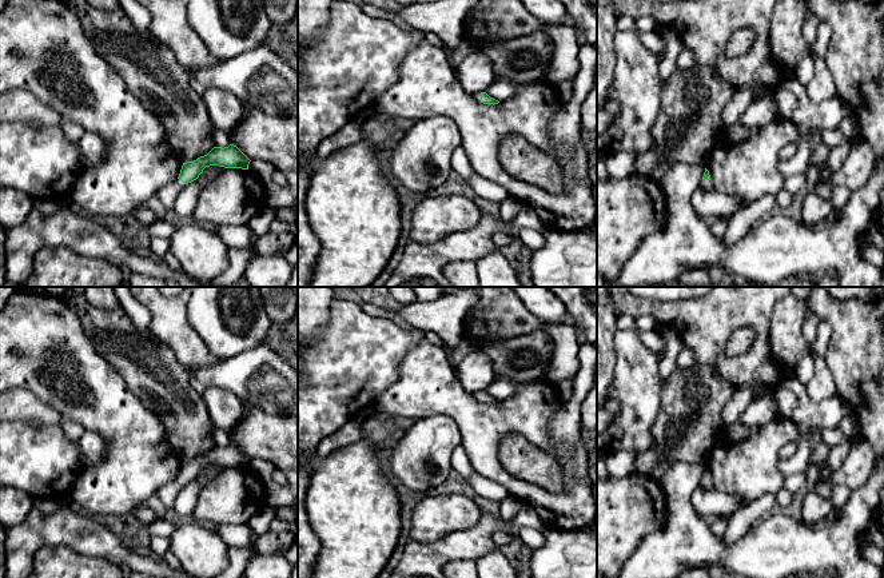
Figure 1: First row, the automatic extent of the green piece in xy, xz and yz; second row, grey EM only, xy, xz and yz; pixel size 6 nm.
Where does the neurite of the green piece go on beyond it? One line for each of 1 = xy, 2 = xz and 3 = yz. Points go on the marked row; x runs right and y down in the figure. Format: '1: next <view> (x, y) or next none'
1: next xy (167, 196)
2: next xz (477, 96)
3: next yz (705, 184)

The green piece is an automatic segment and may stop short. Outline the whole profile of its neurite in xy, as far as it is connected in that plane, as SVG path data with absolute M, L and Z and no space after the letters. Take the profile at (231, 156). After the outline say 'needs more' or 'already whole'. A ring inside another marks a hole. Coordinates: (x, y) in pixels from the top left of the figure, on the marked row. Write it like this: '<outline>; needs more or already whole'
M234 144L228 147L214 147L207 155L194 162L183 163L179 178L167 184L158 198L168 210L172 208L175 200L186 184L196 180L206 167L219 166L224 168L248 170L250 159Z; needs more

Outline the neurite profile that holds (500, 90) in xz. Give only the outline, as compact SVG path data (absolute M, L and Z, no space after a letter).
M495 79L485 91L490 97L503 101L513 97L518 92L518 87L514 83L507 83L501 79Z

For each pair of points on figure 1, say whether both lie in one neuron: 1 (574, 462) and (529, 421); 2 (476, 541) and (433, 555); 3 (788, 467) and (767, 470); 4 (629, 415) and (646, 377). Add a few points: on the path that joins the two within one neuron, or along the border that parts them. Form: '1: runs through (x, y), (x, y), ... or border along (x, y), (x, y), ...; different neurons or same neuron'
1: border along (553, 410), (549, 438), (569, 446), (569, 458); different neurons
2: runs through (465, 545), (444, 550); same neuron
3: border along (779, 459), (779, 471), (784, 477); different neurons
4: runs through (638, 406), (638, 386); same neuron

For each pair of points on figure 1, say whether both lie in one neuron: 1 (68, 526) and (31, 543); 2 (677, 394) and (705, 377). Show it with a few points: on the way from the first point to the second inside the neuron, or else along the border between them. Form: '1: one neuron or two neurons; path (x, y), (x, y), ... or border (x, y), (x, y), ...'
1: one neuron; path (59, 529), (44, 530), (40, 534)
2: one neuron; path (684, 394), (688, 394), (699, 383)

